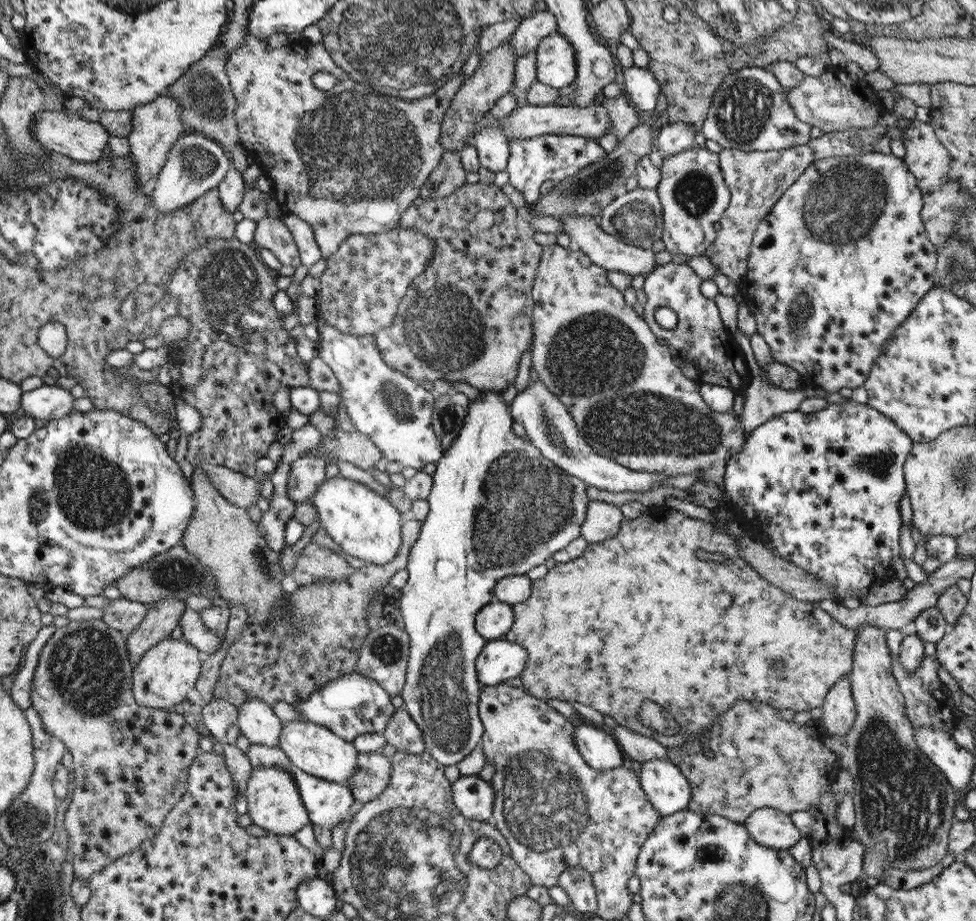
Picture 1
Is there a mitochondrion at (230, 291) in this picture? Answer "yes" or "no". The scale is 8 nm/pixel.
yes

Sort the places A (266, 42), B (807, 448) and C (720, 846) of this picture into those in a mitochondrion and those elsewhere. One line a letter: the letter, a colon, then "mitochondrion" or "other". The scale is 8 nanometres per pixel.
A: other
B: other
C: other

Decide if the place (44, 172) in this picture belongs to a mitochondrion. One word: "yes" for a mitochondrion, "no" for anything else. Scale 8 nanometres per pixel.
yes

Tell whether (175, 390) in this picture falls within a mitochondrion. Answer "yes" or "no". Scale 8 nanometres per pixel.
no

